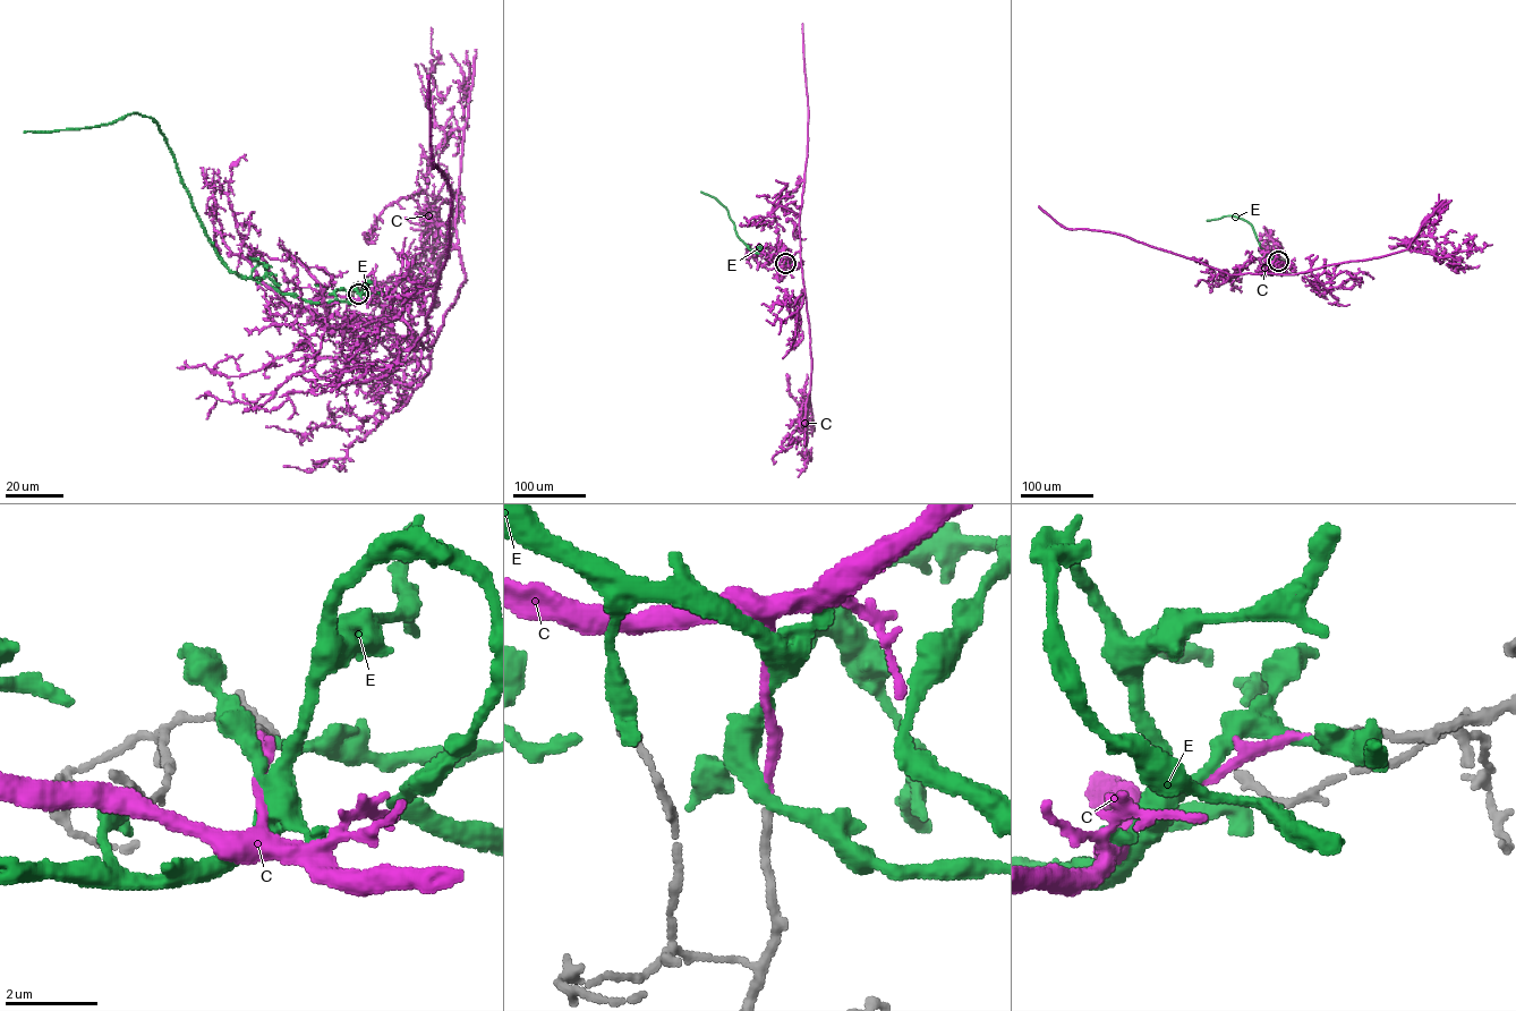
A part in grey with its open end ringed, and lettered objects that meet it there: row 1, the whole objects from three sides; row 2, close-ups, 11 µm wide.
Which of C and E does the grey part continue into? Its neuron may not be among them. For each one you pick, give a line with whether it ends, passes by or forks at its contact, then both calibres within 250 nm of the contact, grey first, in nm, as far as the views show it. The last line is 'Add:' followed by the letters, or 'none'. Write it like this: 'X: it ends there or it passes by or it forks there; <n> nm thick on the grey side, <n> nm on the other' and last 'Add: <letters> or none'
C: it ends there; 200 nm thick on the grey side, 180 nm on the other
Add: C

